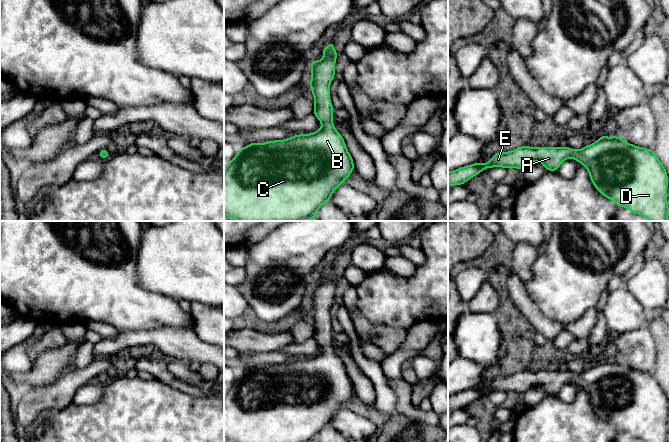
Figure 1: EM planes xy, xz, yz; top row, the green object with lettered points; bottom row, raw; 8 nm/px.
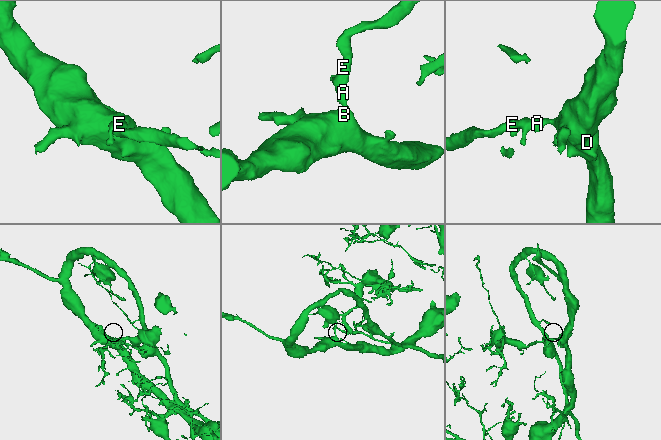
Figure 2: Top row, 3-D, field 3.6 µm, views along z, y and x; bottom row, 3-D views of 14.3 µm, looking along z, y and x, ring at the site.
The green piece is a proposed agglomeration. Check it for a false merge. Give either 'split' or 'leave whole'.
leave whole

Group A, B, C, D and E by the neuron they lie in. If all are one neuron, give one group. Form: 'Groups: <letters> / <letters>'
Groups: A B C D E

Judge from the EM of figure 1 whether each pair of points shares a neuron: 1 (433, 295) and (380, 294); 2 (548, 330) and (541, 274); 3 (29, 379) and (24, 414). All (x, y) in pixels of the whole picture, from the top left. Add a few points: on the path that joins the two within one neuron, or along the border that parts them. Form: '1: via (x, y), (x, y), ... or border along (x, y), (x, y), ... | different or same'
1: via (420, 295), (393, 295) | same
2: border along (531, 297), (545, 315), (565, 325) | different
3: border along (51, 383), (23, 388) | different

